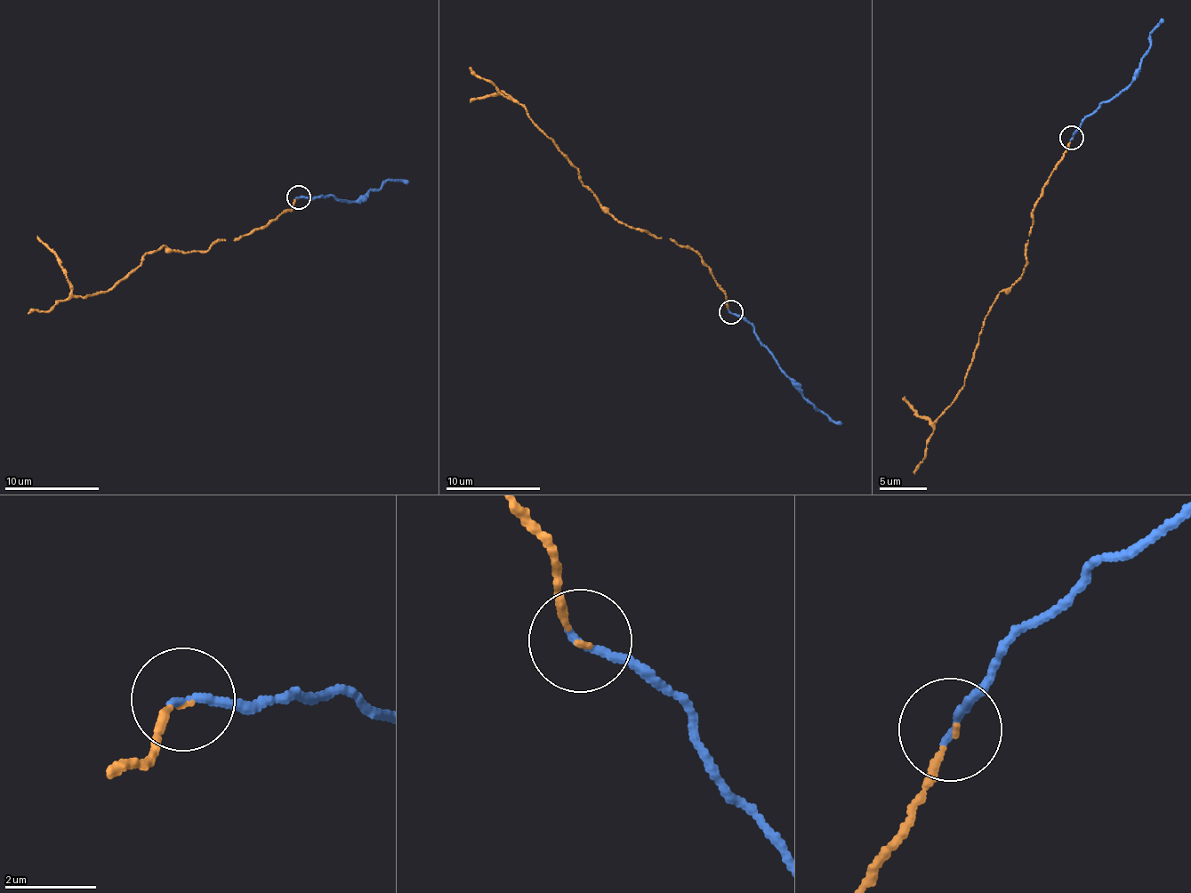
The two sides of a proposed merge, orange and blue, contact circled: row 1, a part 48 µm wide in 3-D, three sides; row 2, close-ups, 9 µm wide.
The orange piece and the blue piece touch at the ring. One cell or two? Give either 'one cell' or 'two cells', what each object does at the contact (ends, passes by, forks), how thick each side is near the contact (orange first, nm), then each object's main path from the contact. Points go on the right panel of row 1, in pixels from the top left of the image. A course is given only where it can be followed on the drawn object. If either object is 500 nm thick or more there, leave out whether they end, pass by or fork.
one cell; orange ends; blue ends; calibres 100 and 170 nm; course orange (1072, 137), (1035, 204), (1025, 271), (1001, 291), (985, 319), (956, 398), (933, 422), (915, 414), (904, 396); course blue (1072, 137), (1101, 104), (1126, 88), (1151, 45), (1151, 34), (1162, 18)

